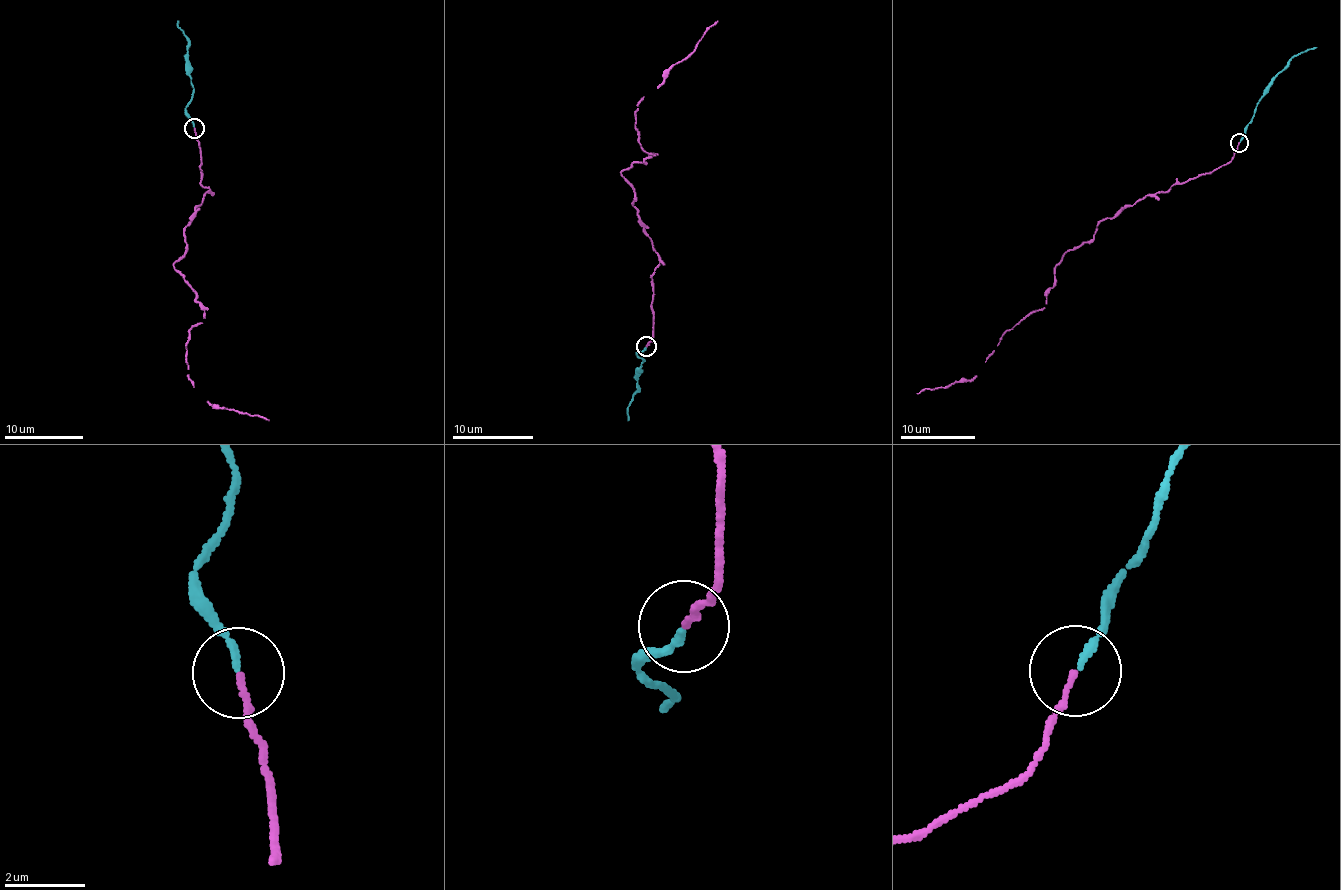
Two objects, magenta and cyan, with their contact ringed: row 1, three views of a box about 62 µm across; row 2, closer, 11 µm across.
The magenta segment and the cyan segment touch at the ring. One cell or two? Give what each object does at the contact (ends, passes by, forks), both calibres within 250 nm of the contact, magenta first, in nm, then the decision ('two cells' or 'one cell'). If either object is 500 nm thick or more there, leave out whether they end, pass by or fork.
magenta ends there; cyan ends there; 140 nm thick on the magenta side, 170 nm on the other; one cell

